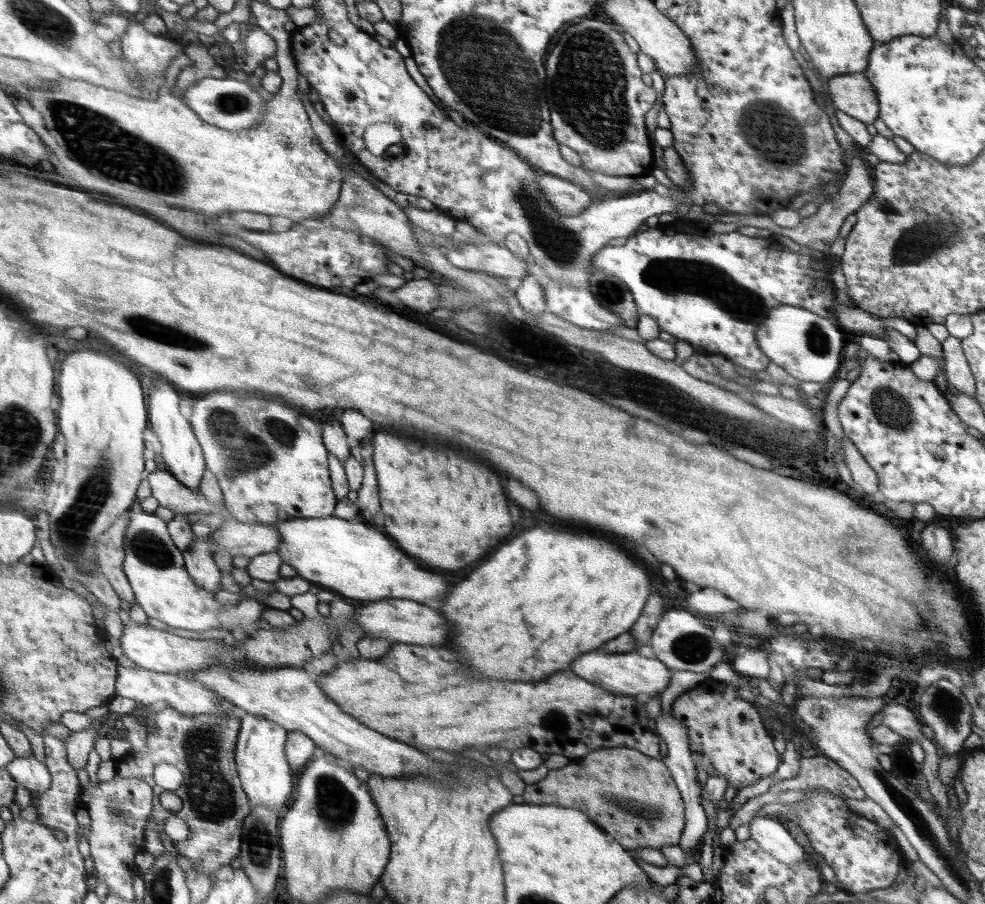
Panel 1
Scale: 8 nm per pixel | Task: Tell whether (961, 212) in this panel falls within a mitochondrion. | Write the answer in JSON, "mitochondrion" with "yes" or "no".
{"mitochondrion":"no"}

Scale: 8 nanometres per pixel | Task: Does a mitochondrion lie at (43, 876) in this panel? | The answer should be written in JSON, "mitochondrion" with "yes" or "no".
{"mitochondrion":"no"}

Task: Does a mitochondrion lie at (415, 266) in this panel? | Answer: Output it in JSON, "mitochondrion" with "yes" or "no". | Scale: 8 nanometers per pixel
{"mitochondrion":"no"}

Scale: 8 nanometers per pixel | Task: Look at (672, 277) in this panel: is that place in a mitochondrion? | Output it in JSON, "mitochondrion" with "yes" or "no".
{"mitochondrion":"yes"}

